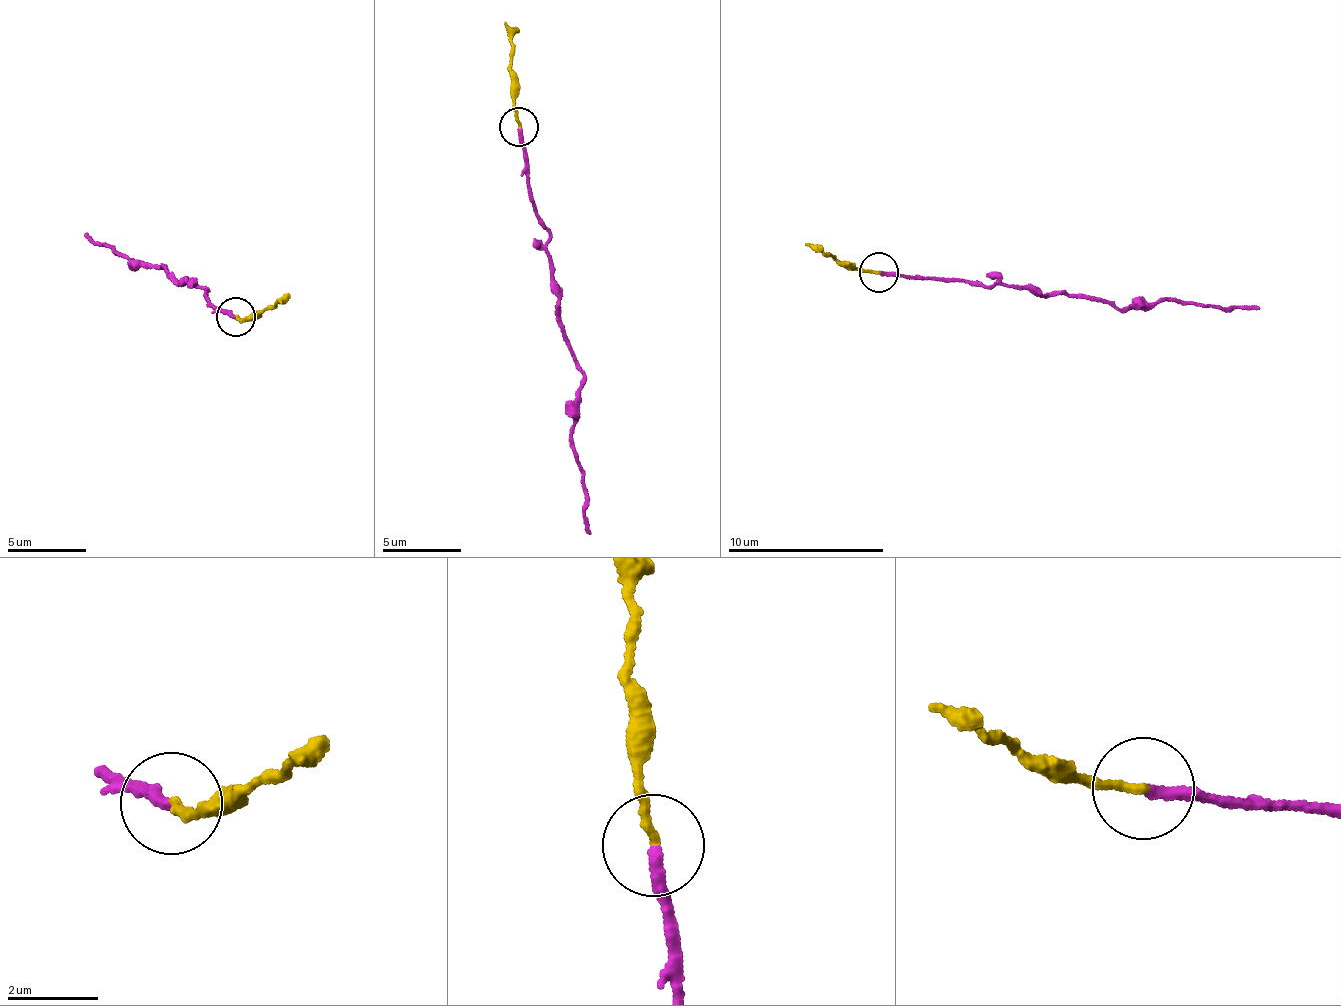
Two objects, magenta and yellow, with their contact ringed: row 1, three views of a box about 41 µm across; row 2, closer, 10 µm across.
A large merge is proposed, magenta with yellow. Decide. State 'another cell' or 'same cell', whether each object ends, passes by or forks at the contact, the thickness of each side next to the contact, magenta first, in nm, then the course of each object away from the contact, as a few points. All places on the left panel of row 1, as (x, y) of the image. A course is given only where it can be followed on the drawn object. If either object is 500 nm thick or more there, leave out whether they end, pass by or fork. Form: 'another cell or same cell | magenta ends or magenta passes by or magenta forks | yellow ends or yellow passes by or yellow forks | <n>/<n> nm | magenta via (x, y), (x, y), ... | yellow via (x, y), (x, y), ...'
another cell | magenta ends | yellow ends | 220/190 nm | magenta via (235, 316), (209, 303), (206, 289), (192, 280), (176, 282), (161, 266), (126, 258), (87, 235) | yellow via (235, 316), (246, 322), (281, 304)

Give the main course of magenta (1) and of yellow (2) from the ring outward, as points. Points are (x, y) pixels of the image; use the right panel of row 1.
1: (878, 271), (935, 275), (989, 287), (1013, 282), (1049, 294), (1066, 290), (1119, 307), (1160, 302), (1258, 309)
2: (878, 271), (853, 270), (804, 244)

